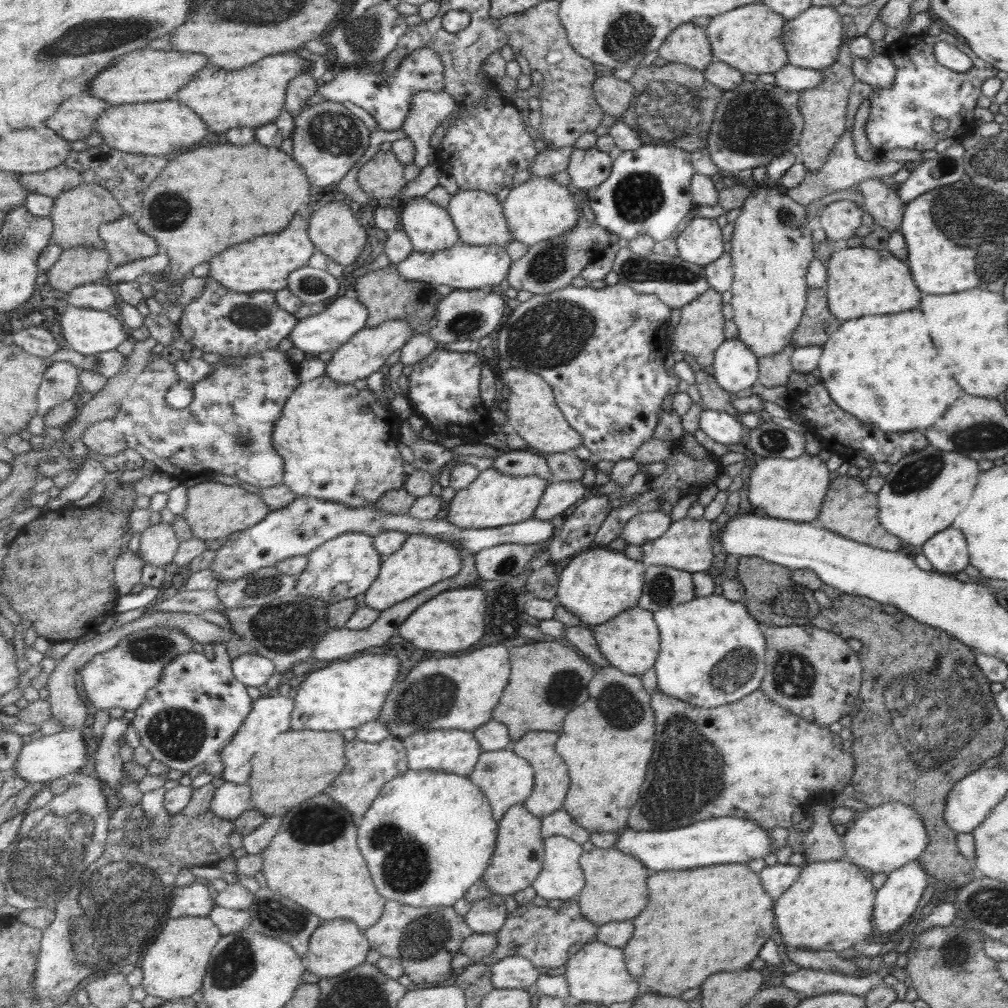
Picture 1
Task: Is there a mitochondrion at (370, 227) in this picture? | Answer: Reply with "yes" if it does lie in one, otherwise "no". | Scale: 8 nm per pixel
no

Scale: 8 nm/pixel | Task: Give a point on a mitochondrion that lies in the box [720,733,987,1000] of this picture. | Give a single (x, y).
(956, 950)

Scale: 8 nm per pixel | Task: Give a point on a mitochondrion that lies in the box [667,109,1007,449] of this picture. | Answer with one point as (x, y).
(961, 216)

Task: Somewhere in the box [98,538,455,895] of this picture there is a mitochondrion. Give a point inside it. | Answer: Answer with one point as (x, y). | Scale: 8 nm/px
(290, 626)

